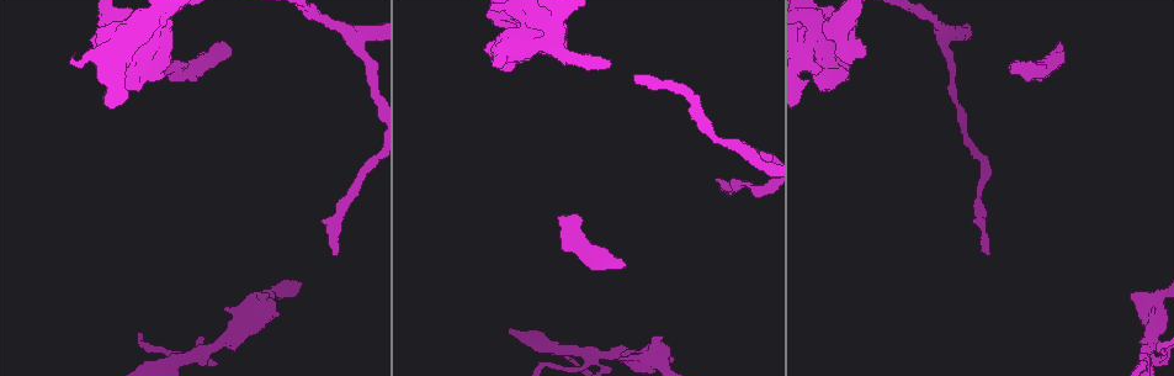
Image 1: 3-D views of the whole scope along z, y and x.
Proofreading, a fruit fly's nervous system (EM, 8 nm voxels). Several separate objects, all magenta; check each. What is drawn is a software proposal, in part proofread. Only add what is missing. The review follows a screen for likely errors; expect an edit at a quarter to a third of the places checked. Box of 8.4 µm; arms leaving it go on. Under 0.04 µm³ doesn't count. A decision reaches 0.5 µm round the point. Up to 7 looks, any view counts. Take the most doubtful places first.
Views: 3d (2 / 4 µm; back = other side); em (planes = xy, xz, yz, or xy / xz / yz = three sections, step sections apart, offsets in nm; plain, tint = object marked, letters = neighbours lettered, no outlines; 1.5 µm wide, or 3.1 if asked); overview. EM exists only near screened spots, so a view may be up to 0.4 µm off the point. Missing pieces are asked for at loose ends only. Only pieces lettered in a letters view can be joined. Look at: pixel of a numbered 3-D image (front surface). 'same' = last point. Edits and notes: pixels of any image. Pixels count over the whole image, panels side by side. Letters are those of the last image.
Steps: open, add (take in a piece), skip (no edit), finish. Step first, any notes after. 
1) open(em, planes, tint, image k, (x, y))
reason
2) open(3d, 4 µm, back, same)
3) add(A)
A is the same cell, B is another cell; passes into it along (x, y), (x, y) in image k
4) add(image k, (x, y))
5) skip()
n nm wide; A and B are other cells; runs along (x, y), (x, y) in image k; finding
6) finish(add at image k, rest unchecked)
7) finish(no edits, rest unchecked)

open(3d, 2 µm, image 1, (989, 254))
long arm stops here

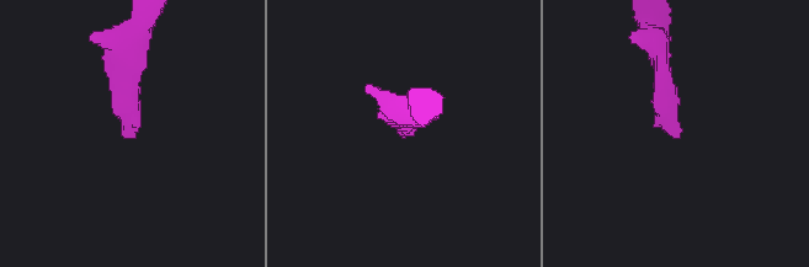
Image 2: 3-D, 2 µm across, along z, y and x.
open(em, planes, letters, image 2, (673, 138))
now the EM

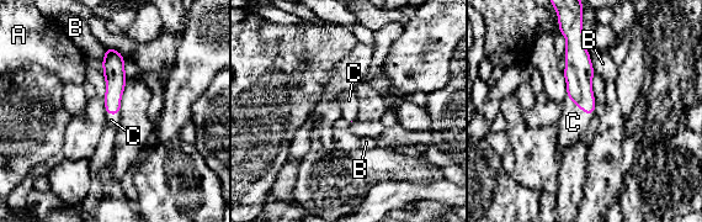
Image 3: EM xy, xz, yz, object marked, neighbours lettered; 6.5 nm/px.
add(C)
C is the same cell, A and B are other cells; passes into it along (579, 70), (579, 107), (573, 122) in image 3; it goes on there

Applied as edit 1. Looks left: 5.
open(overview)

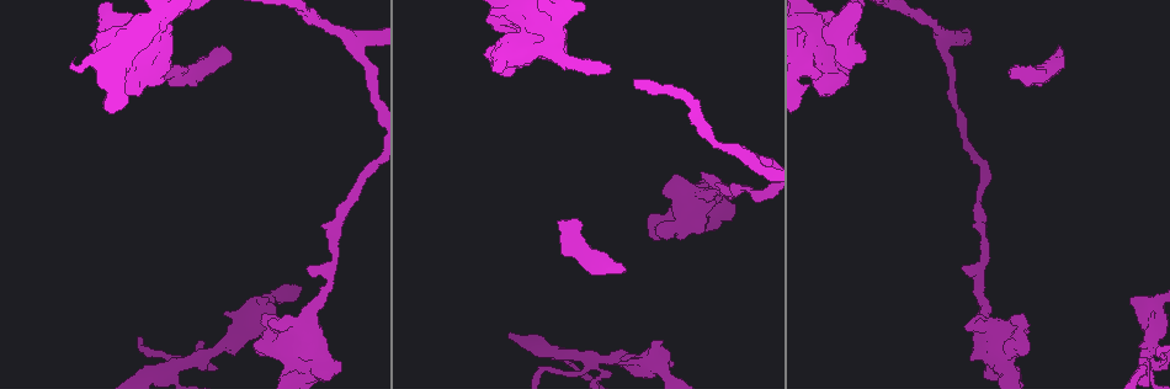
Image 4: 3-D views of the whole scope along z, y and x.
open(3d, 2 µm, image 4, (1061, 47))
end of a long branch

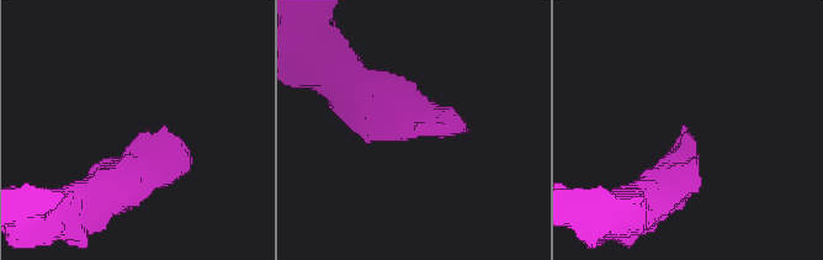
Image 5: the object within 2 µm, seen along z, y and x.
open(em, xy, step 8, tint, image 5, (687, 129))

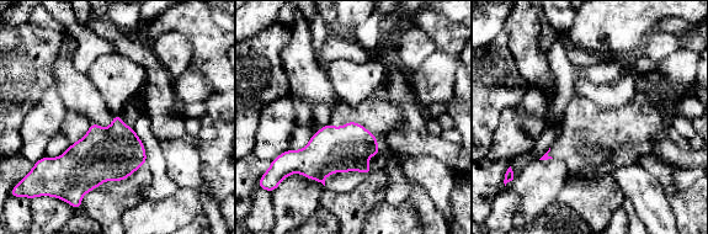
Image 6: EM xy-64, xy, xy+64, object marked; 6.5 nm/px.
open(em, planes, letters, same)

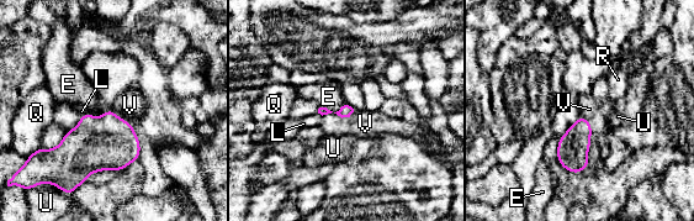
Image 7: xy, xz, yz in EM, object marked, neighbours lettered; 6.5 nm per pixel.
add(V)
V is the same cell, E, L, Q, R and U are other cells; passes into it along (107, 142), (118, 116), (130, 105) in image 7; the cell continues

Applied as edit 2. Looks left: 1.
finish(add at image 3, add at image 7, rest unchecked)

